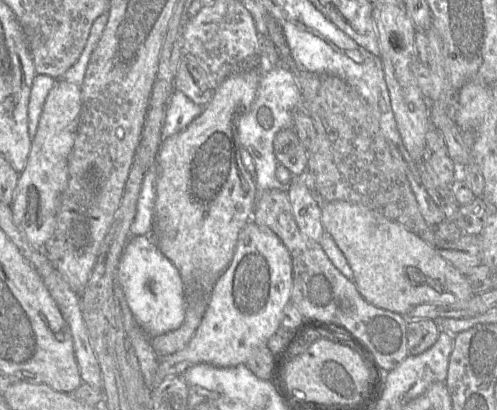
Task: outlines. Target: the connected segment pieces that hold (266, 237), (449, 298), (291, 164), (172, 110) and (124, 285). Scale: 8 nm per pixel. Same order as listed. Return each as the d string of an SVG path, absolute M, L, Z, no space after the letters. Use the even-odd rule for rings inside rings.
M250 220L238 236L230 265L217 279L208 296L204 316L194 336L183 349L160 357L157 380L162 381L166 378L182 375L190 367L199 363L222 368L245 364L253 351L266 344L281 326L283 310L291 302L292 286L293 267L288 249L271 230Z
M341 200L325 202L322 224L346 257L358 292L378 308L405 315L420 304L467 302L474 296L466 276L450 262L403 225L372 209Z
M294 129L279 131L273 145L279 164L284 165L293 176L304 175L308 170L308 154Z
M174 91L162 128L162 139L168 138L187 127L204 110L204 106L192 102L179 91Z
M150 235L131 237L126 243L118 265L118 282L137 324L151 339L179 328L186 313L186 291L179 271L158 249Z

